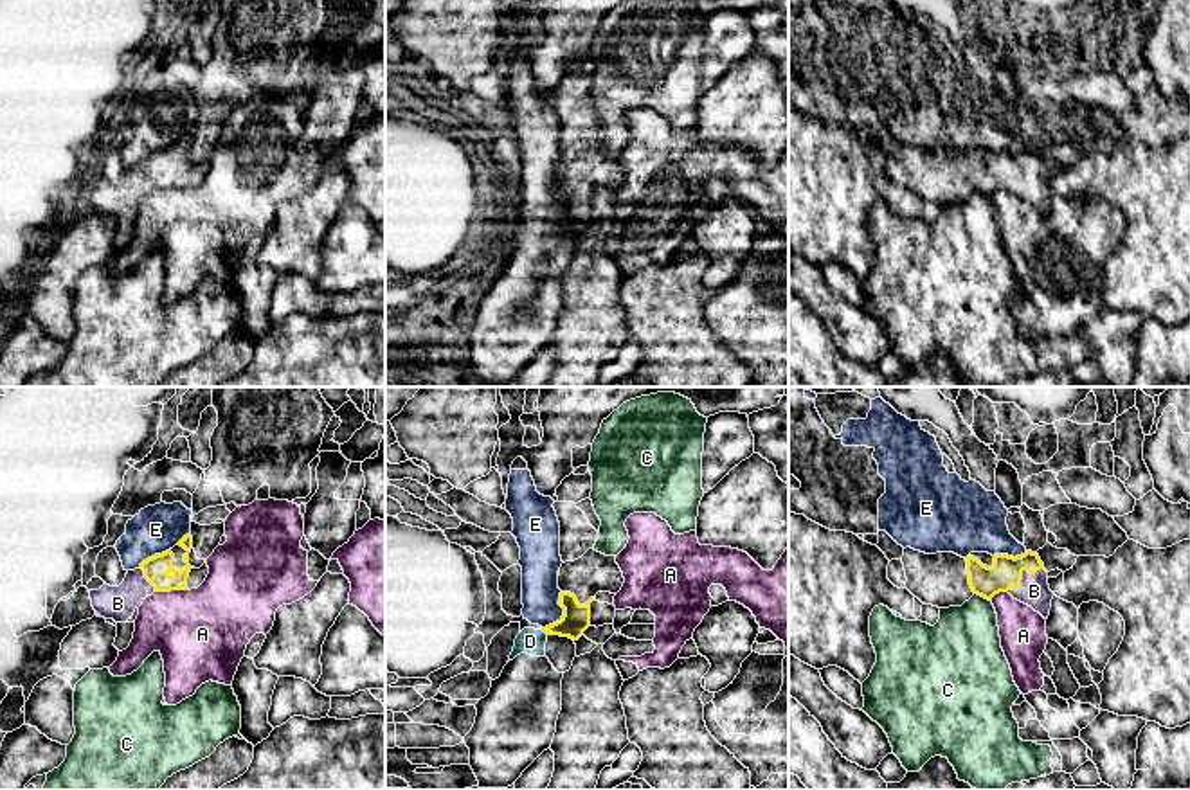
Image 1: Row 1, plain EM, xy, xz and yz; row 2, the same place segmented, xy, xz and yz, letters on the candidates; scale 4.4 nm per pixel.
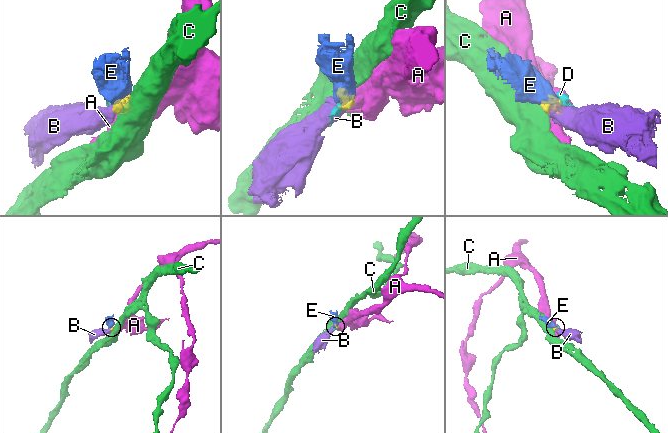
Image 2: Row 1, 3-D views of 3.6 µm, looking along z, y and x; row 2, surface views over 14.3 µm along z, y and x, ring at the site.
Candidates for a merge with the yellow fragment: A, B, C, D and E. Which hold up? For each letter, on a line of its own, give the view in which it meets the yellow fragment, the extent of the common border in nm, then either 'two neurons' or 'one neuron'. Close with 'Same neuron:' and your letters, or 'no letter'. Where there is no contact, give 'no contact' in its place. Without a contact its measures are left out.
A: xy | 150 nm | two neurons
B: yz | 200 nm | one neuron
C: yz | 80 nm | two neurons
D: xz | 40 nm | two neurons
E: xz | 190 nm | two neurons
Same neuron: B

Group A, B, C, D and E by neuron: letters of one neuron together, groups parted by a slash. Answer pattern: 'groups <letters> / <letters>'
groups A / B / C / D E

